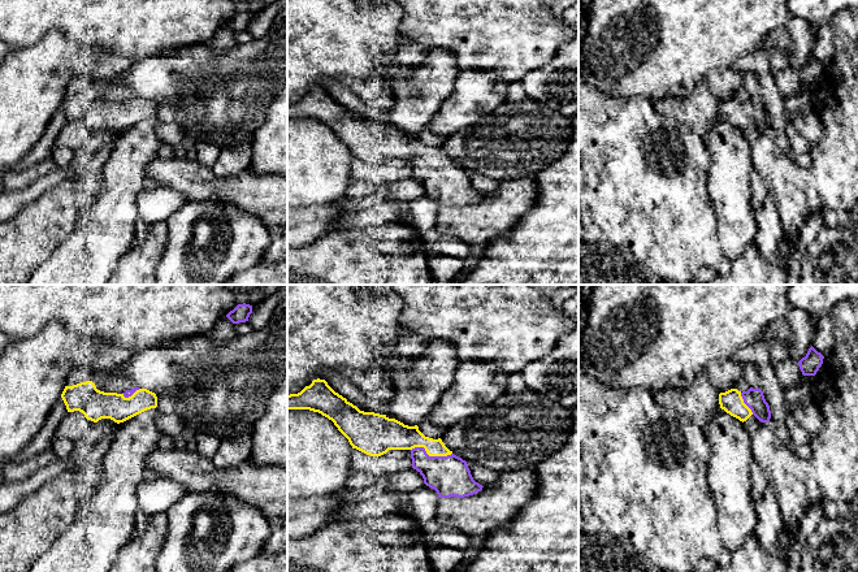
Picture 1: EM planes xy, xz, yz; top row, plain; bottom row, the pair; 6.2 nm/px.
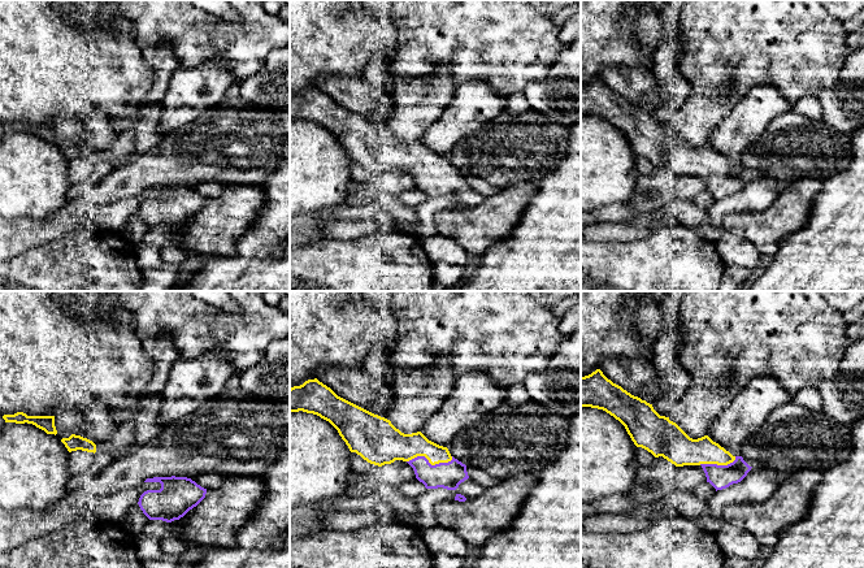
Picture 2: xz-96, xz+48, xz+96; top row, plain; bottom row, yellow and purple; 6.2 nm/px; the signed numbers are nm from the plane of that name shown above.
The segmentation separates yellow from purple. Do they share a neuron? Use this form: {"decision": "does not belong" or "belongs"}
{"decision": "belongs"}

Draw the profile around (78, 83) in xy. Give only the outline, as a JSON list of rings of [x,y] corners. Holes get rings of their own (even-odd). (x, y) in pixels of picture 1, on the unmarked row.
[[[74,75],[66,87],[66,95],[73,95],[81,91],[91,90],[92,81],[82,75]]]

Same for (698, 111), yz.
[[[706,81],[684,99],[663,99],[653,101],[656,112],[672,116],[685,124],[702,138],[708,134],[719,118],[719,100],[711,94]]]

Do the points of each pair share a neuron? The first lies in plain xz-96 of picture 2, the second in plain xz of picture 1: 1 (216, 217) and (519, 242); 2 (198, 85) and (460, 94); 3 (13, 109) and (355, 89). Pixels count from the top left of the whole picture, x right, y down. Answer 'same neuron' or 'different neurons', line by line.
1: different neurons
2: same neuron
3: different neurons

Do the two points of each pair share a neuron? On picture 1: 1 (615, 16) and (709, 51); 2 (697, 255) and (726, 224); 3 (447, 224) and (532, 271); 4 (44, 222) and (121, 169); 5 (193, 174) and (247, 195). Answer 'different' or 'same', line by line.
1: same
2: different
3: different
4: different
5: same

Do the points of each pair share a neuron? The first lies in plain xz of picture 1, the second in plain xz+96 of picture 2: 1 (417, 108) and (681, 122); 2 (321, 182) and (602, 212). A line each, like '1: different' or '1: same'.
1: same
2: different

